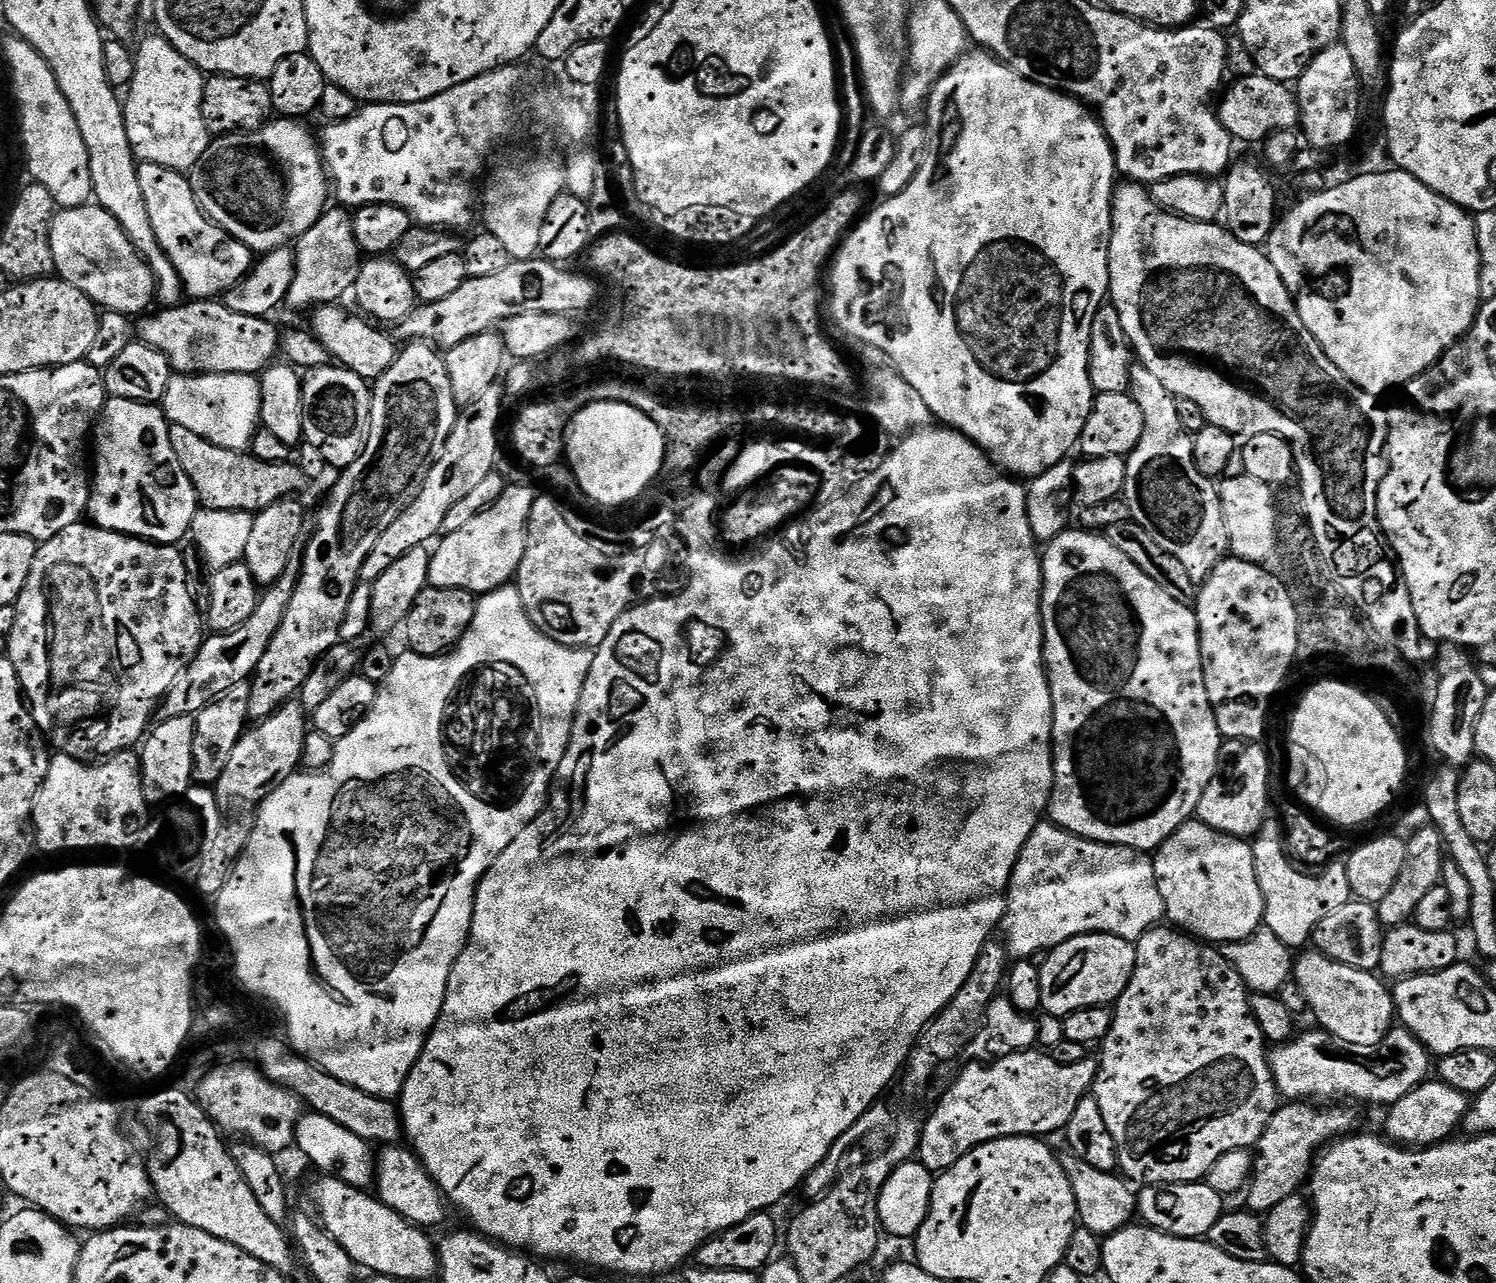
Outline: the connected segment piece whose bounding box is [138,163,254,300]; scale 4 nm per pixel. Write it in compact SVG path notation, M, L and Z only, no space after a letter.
M141 163L138 183L142 185L142 198L146 198L146 212L150 214L154 234L174 270L178 270L178 278L184 283L185 293L189 297L198 300L223 297L252 269L252 249L226 234L226 230L205 216L185 173L162 165Z

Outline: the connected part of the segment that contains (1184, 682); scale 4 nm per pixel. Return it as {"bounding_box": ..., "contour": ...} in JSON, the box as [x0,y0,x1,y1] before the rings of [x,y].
{"bounding_box":[1040,530,1222,854],"contour":[[[1069,530],[1058,534],[1058,538],[1047,541],[1045,548],[1048,549],[1043,549],[1042,552],[1040,617],[1044,623],[1044,671],[1048,673],[1048,685],[1050,686],[1050,694],[1052,695],[1052,761],[1054,762],[1054,790],[1048,803],[1047,815],[1050,817],[1051,823],[1058,825],[1059,828],[1064,828],[1067,832],[1075,836],[1081,836],[1099,844],[1117,844],[1123,848],[1133,848],[1135,852],[1152,854],[1159,849],[1161,844],[1165,844],[1183,824],[1189,823],[1196,816],[1196,808],[1202,802],[1202,794],[1206,794],[1206,786],[1210,786],[1210,782],[1222,767],[1222,759],[1220,760],[1222,737],[1218,730],[1218,722],[1214,718],[1214,710],[1210,706],[1210,698],[1206,694],[1206,678],[1202,670],[1200,627],[1196,621],[1195,611],[1189,605],[1182,602],[1174,602],[1174,598],[1170,598],[1170,594],[1166,594],[1166,590],[1162,590],[1162,586],[1158,586],[1158,582],[1154,582],[1152,576],[1142,574],[1142,570],[1138,570],[1138,566],[1134,566],[1134,562],[1130,562],[1130,558],[1126,558],[1126,554],[1122,554],[1122,550],[1118,550],[1118,546],[1111,544],[1107,535],[1097,534],[1095,531],[1077,531]]]}

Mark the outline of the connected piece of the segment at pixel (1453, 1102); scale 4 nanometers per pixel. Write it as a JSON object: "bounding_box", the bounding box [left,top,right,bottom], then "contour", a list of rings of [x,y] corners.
{"bounding_box":[1383,1078,1470,1149],"contour":[[[1429,1078],[1410,1090],[1406,1098],[1391,1104],[1387,1109],[1388,1117],[1384,1120],[1383,1131],[1387,1139],[1409,1149],[1431,1148],[1434,1144],[1445,1143],[1455,1133],[1452,1131],[1463,1125],[1469,1103],[1470,1097],[1454,1090],[1454,1086],[1446,1086],[1438,1078]]]}

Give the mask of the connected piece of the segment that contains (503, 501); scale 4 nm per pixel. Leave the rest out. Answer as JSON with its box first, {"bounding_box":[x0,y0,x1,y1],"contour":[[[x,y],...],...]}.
{"bounding_box":[429,483,537,594],"contour":[[[509,483],[504,493],[489,508],[482,510],[478,518],[473,518],[466,522],[466,526],[447,533],[432,552],[429,585],[433,588],[457,588],[477,594],[505,587],[515,577],[522,562],[530,510],[534,510],[537,495],[537,489],[527,488],[524,484]]]}

